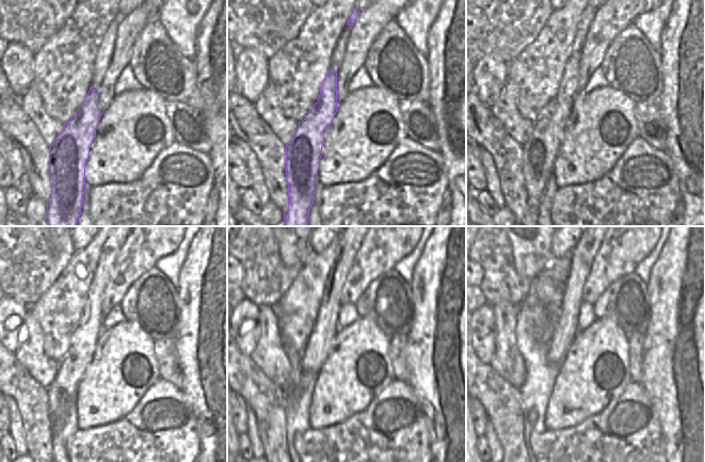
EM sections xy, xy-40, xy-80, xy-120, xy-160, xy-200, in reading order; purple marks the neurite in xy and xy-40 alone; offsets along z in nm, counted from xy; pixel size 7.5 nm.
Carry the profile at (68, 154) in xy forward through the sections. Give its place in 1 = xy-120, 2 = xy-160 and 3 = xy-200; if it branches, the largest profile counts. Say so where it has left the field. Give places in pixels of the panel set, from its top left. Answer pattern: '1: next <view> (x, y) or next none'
1: next xy-120 (62, 391)
2: next xy-160 (319, 344)
3: next xy-200 (582, 255)

